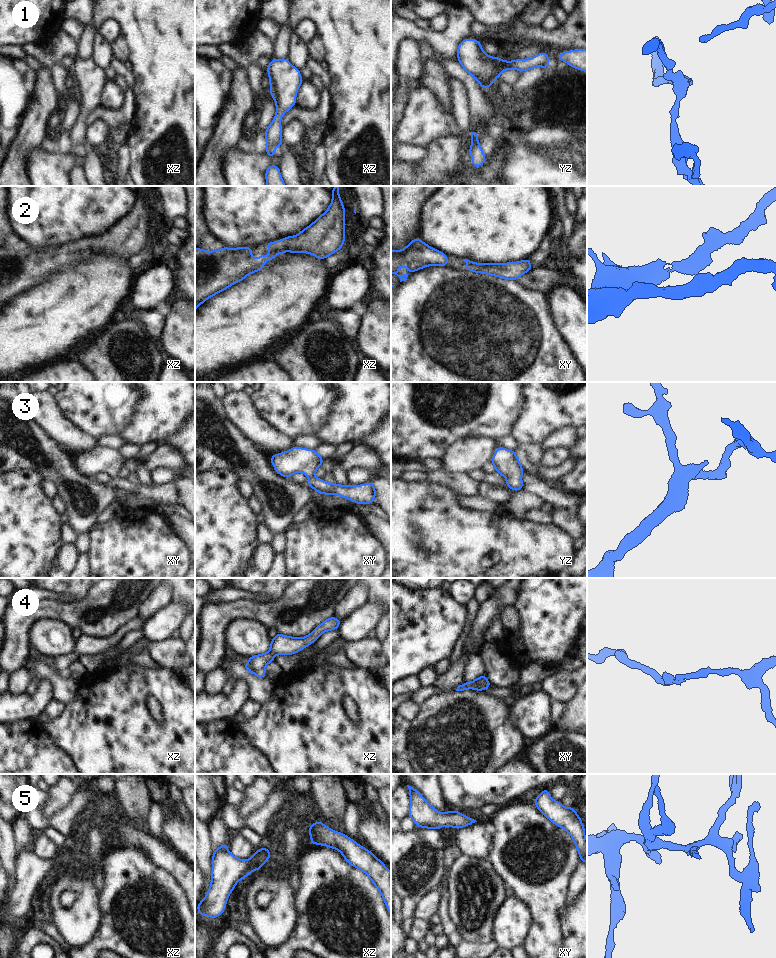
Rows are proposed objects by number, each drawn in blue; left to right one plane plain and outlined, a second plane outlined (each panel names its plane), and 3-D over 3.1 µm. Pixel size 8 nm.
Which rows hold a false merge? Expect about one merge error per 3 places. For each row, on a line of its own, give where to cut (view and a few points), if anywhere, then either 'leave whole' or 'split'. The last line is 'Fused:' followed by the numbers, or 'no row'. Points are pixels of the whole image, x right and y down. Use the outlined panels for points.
1: cut none; leave whole
2: cut none; leave whole
3: cut none; leave whole
4: cut none; leave whole
5: cut none; leave whole
Fused: no row

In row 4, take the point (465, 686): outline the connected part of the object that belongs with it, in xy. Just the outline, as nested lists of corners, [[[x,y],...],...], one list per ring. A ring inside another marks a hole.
[[[483,674],[472,682],[468,683],[464,682],[462,685],[459,685],[456,691],[464,691],[467,689],[475,689],[477,691],[483,691],[489,688],[491,685],[492,684],[486,679],[485,674]]]

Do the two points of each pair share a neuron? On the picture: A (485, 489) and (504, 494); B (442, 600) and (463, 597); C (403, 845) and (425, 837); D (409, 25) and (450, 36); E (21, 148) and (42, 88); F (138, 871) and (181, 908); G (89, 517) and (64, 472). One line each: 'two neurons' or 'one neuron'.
A: one neuron
B: two neurons
C: one neuron
D: one neuron
E: one neuron
F: one neuron
G: one neuron

